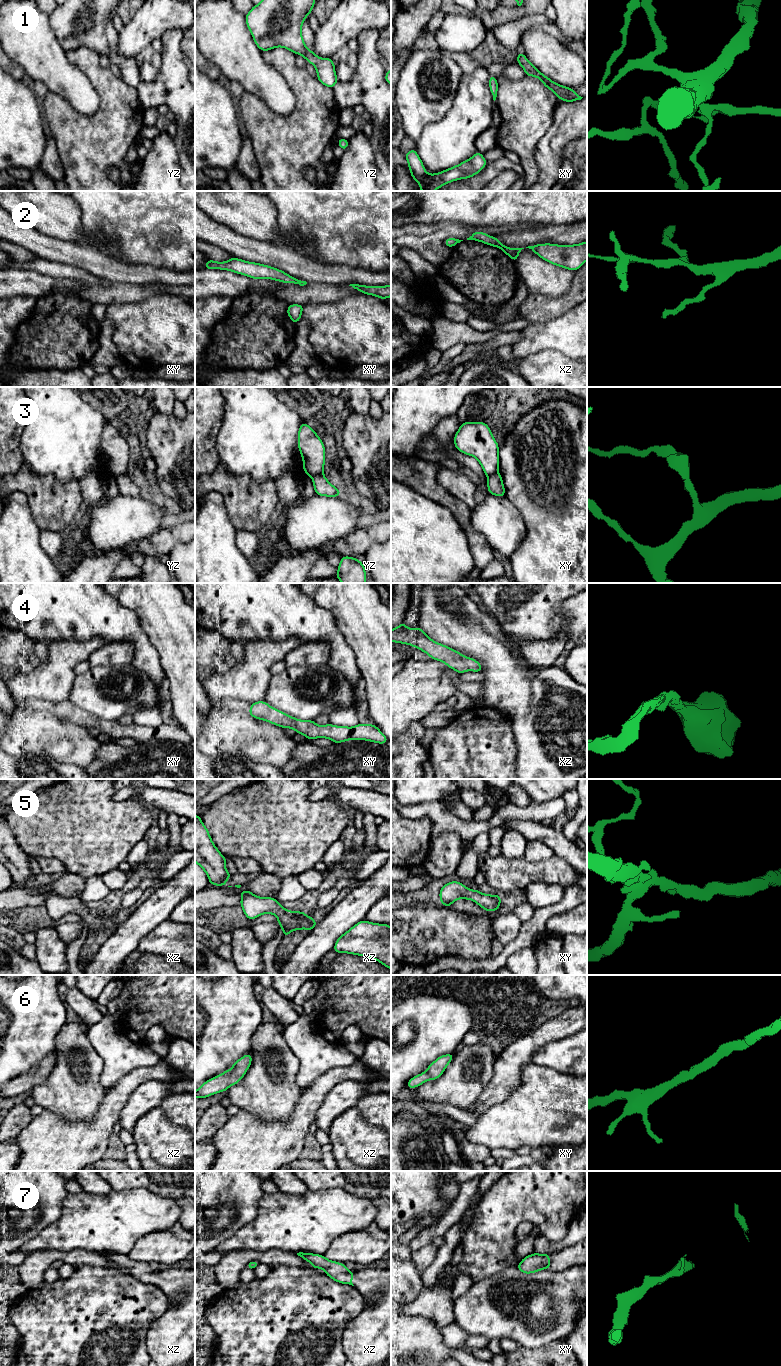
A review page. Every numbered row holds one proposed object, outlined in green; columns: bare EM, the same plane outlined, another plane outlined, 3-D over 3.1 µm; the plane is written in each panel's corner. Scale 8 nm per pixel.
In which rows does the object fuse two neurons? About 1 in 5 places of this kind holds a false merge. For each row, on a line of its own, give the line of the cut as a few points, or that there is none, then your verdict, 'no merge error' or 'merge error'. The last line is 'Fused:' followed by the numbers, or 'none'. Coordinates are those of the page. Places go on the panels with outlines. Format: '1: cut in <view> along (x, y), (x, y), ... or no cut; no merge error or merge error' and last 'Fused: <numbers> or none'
1: no cut; no merge error
2: no cut; no merge error
3: cut in yz along (322, 472), (312, 477); merge error
4: no cut; no merge error
5: no cut; no merge error
6: no cut; no merge error
7: no cut; no merge error
Fused: 3

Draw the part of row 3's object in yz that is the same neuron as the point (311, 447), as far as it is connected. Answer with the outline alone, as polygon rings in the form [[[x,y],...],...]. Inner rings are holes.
[[[302,422],[298,431],[298,449],[303,459],[303,470],[308,476],[314,477],[324,472],[324,444],[305,422]]]

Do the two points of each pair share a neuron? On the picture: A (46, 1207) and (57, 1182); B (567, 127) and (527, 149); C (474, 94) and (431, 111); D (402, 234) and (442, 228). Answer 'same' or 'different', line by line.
A: same
B: different
C: different
D: same

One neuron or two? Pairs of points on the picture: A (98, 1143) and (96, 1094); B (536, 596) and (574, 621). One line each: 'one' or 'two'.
A: two
B: two

